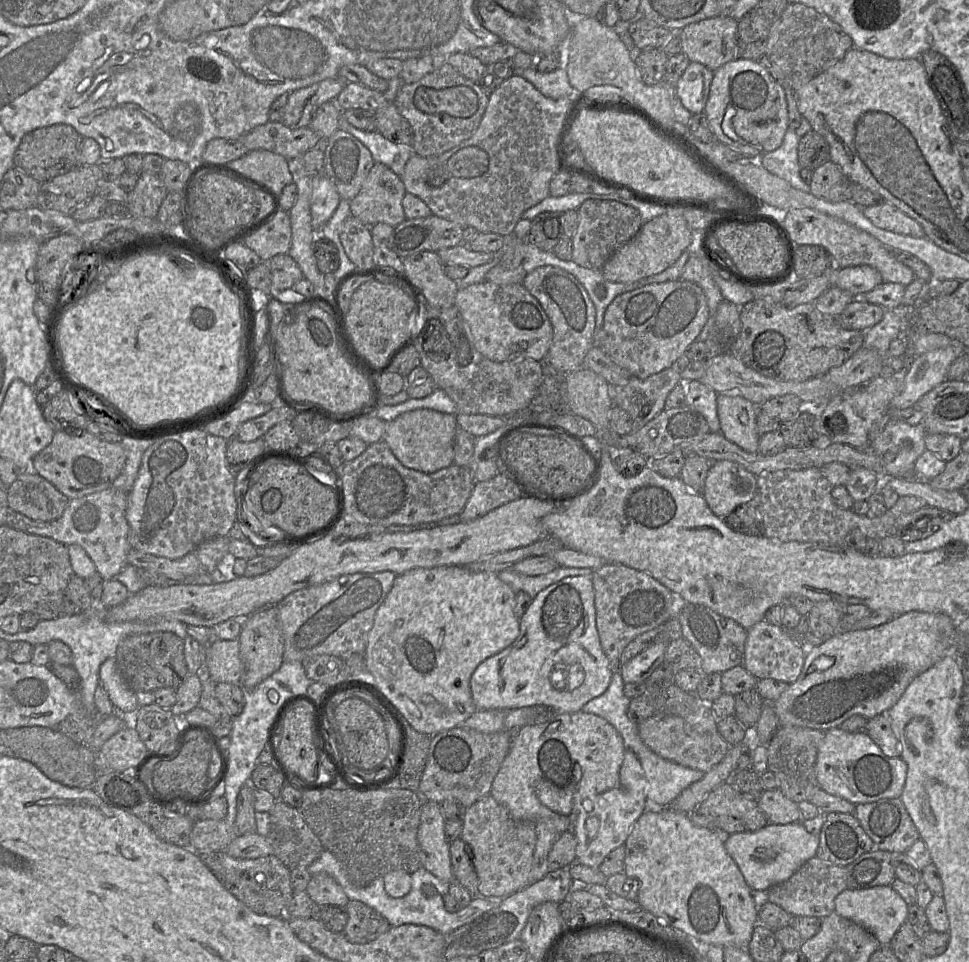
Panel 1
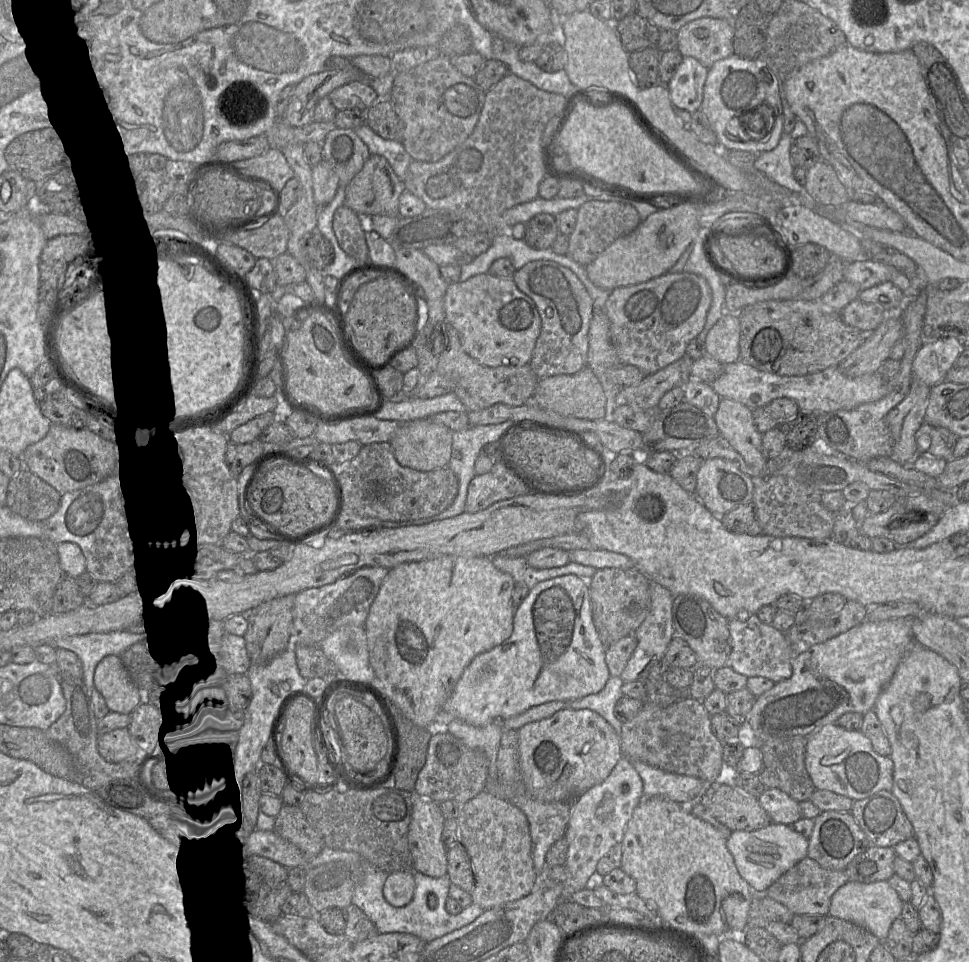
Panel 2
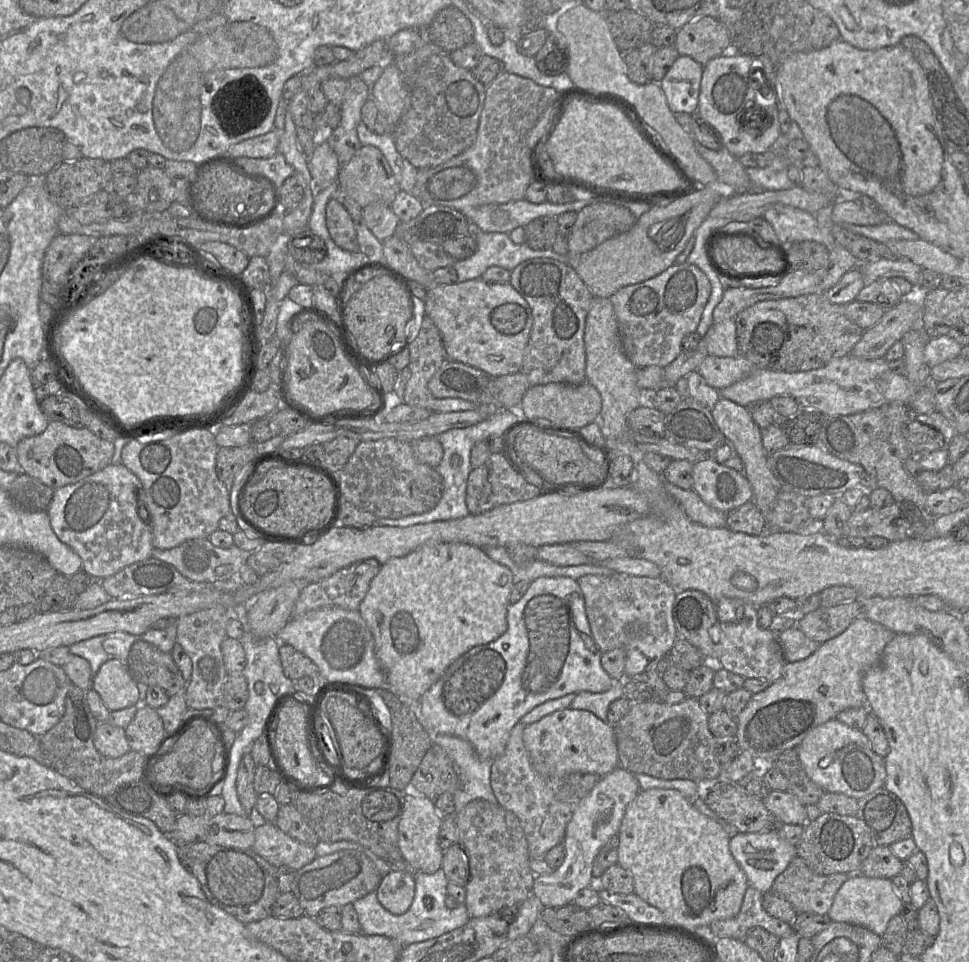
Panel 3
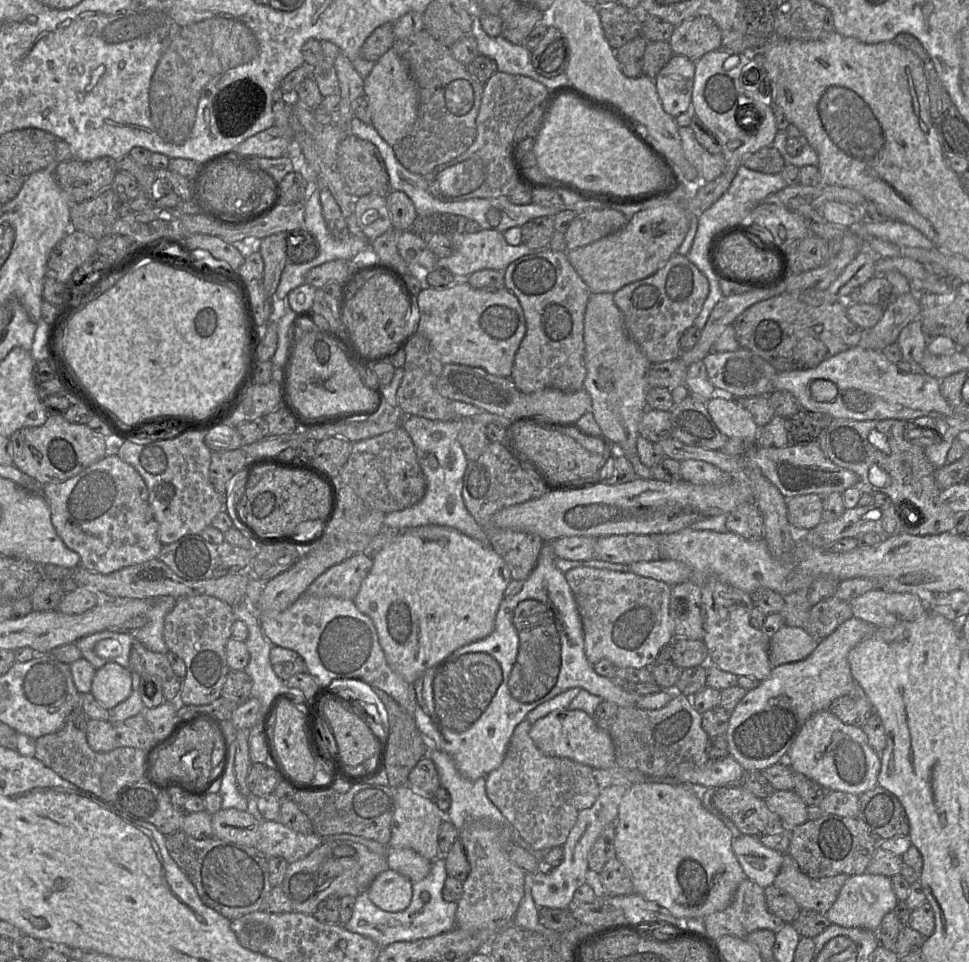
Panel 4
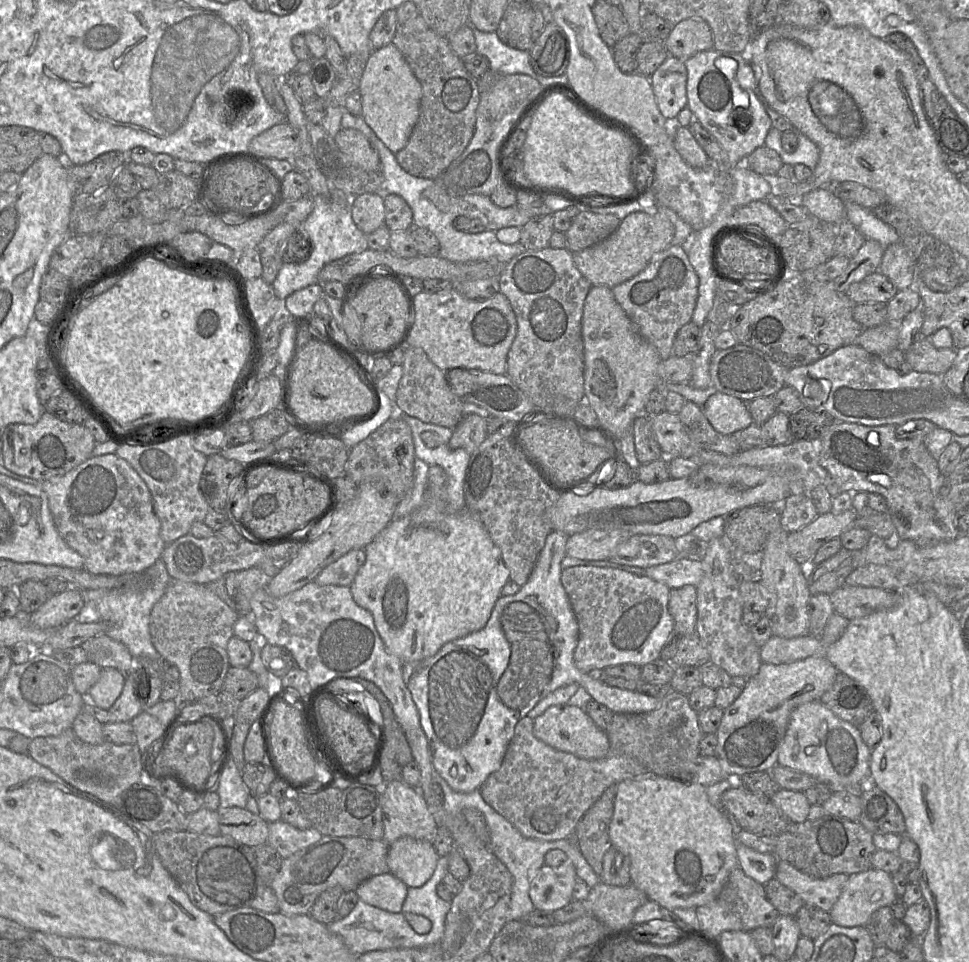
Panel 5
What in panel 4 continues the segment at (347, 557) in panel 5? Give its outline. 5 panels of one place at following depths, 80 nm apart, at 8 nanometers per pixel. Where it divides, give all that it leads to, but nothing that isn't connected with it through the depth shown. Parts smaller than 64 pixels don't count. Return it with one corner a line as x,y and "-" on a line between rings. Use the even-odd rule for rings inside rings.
358,553
333,565
317,577
306,594
354,600
373,566
372,555

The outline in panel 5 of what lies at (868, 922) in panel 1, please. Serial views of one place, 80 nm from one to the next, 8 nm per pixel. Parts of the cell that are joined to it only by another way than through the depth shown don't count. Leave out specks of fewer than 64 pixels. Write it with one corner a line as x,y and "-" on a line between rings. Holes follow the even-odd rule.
879,869
849,874
838,900
829,910
831,921
844,927
865,926
877,909
897,897
892,876

